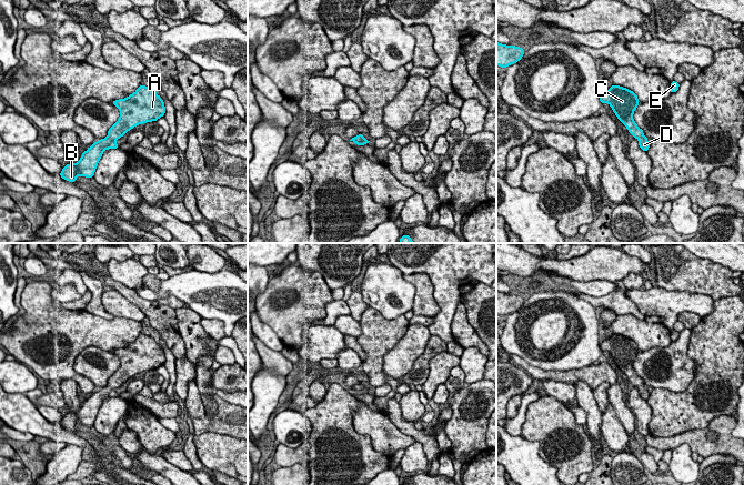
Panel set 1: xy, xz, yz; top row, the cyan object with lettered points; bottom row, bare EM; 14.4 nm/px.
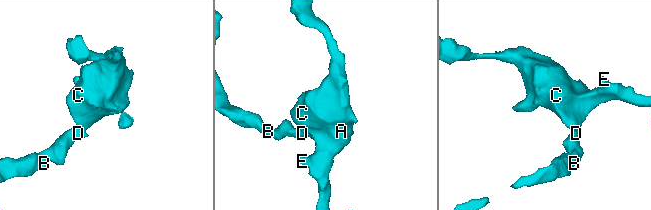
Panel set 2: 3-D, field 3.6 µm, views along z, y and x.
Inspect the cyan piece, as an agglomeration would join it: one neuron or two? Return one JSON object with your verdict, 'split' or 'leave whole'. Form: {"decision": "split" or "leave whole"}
{"decision": "leave whole"}

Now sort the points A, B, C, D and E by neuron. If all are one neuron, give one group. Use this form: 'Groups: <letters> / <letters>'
Groups: A B C D E

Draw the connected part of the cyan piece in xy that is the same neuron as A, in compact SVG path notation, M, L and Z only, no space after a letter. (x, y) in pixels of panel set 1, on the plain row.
M140 334L125 347L112 351L120 358L119 368L109 377L108 385L94 391L82 402L78 412L67 413L60 425L69 431L76 431L77 424L93 426L102 402L108 397L118 397L118 387L135 374L157 370L165 362L163 348L149 335Z

